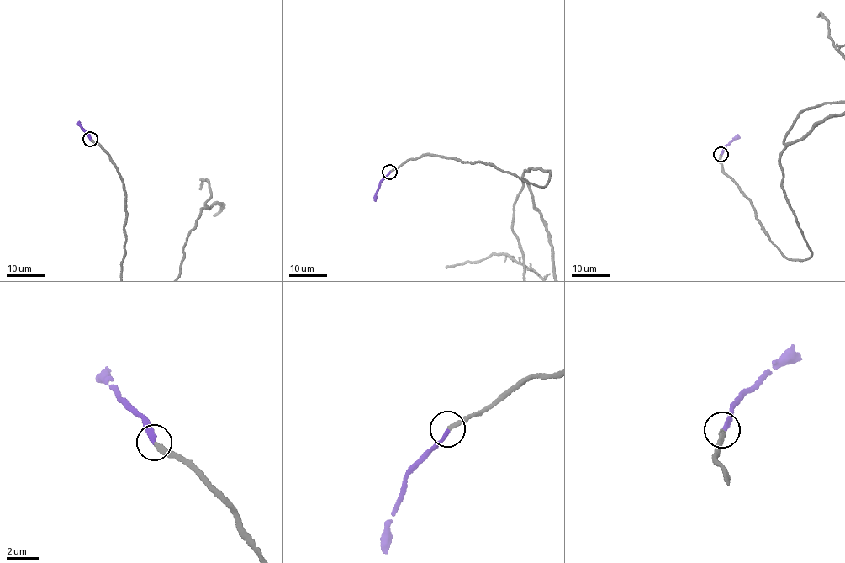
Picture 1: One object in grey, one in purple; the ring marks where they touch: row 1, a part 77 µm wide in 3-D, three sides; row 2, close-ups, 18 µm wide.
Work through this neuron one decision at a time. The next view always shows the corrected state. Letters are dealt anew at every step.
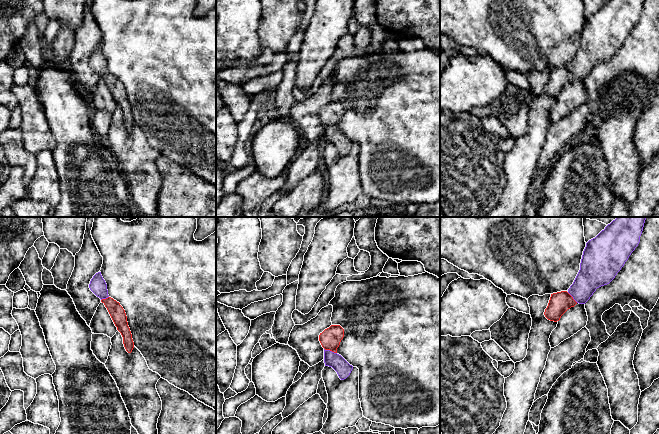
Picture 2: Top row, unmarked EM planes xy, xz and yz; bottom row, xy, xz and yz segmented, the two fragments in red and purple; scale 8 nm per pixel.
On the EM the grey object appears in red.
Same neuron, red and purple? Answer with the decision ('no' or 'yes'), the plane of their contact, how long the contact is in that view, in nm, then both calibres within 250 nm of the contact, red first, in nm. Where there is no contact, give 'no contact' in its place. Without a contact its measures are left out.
yes; meets red in xz; contact 110 nm long; 170 nm thick on the red side, 120 nm on the other

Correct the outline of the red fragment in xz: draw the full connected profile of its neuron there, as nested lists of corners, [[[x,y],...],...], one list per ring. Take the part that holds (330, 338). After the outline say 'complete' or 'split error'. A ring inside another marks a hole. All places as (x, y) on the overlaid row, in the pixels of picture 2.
[[[331,325],[319,335],[319,341],[324,348],[325,366],[332,367],[341,380],[346,379],[353,369],[353,366],[337,353],[343,337],[344,329],[340,325]]] | split error

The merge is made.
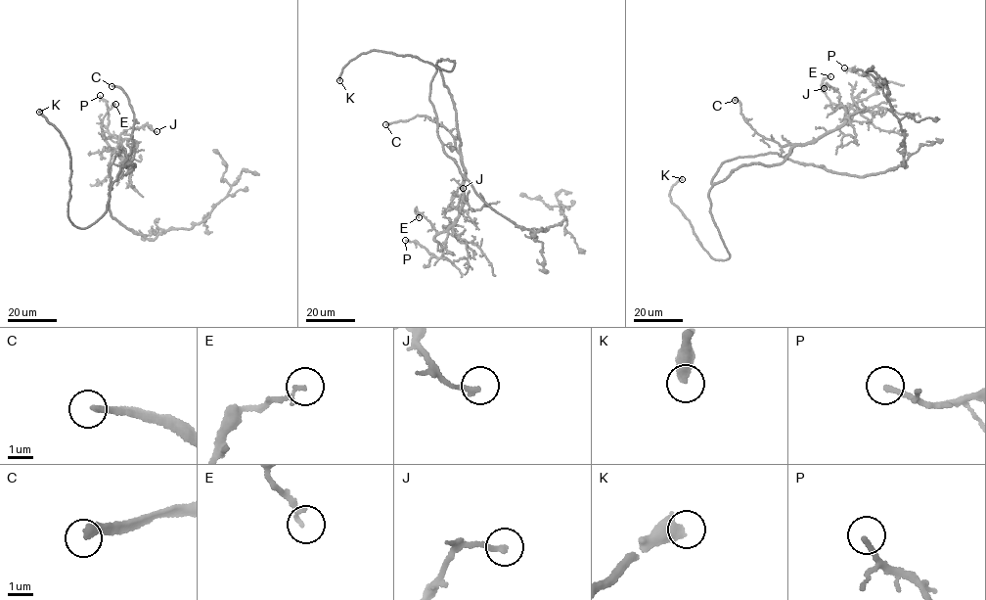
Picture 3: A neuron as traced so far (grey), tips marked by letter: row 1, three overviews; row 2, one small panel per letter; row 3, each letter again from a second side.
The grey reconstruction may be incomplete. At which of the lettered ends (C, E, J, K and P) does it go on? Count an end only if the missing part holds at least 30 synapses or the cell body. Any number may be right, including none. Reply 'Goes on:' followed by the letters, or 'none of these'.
Goes on: C, K

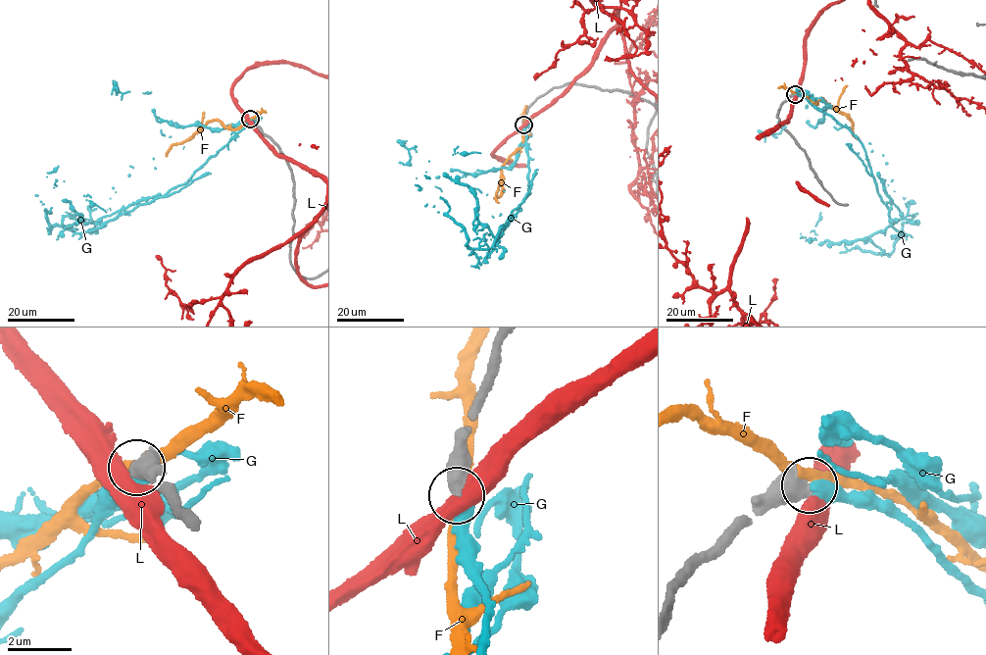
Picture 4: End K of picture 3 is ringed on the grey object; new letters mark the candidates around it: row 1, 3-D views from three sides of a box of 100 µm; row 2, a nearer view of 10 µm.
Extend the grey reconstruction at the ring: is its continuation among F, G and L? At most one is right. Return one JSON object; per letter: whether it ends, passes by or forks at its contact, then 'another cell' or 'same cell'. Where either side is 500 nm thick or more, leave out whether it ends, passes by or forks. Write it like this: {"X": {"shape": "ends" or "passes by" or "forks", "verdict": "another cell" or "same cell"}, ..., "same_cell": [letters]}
{"F": {"verdict": "another cell"}, "G": {"verdict": "another cell"}, "L": {"verdict": "another cell"}, "same_cell": []}

